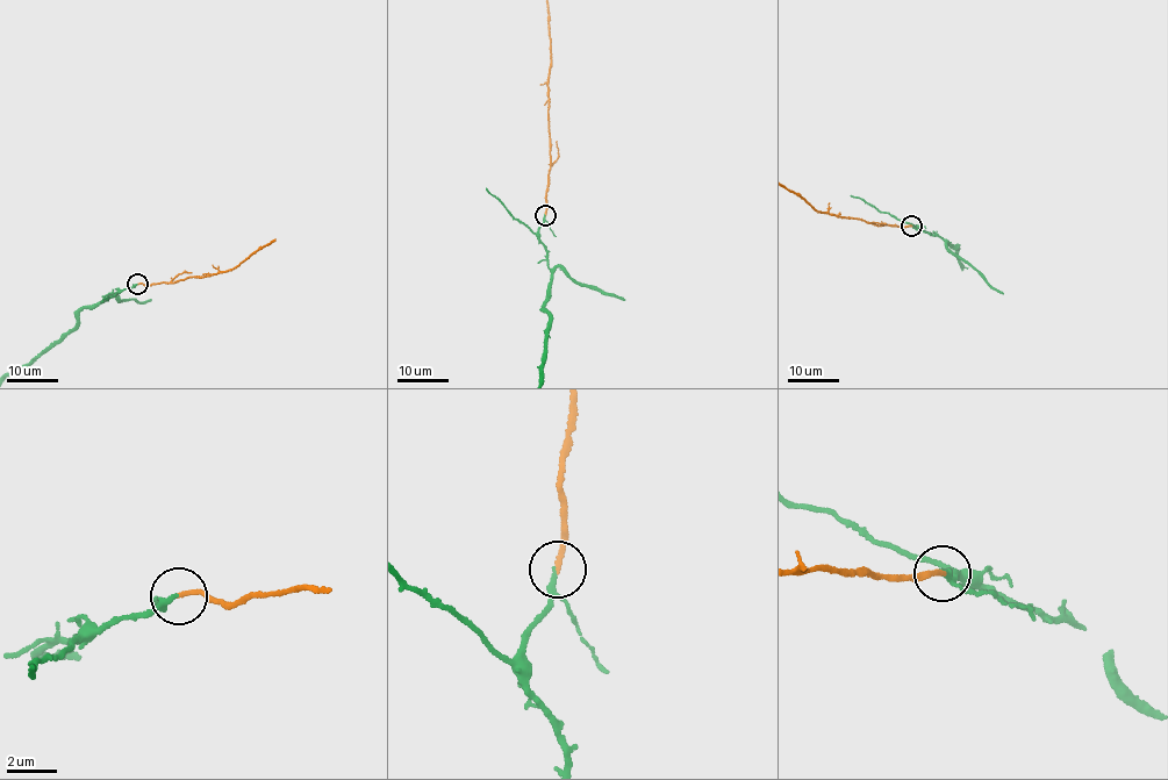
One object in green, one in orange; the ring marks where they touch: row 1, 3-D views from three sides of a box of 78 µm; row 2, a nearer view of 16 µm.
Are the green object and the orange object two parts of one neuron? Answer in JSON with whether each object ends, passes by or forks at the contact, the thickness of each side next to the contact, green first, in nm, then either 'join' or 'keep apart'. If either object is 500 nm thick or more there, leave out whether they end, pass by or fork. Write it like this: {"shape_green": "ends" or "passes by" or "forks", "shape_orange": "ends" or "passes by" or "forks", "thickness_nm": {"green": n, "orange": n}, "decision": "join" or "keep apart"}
{"shape_green": "passes by", "shape_orange": "ends", "thickness_nm": {"green": 150, "orange": 180}, "decision": "join"}

